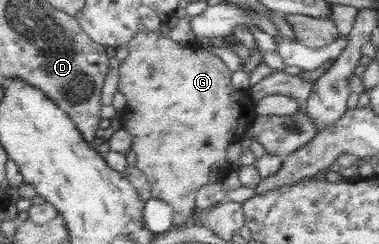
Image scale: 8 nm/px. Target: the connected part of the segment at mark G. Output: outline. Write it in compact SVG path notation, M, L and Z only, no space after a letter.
M157 32L137 33L137 36L127 46L129 54L126 59L120 63L118 69L119 83L118 91L121 92L127 100L125 109L122 111L121 128L127 130L133 136L132 150L136 156L136 168L140 169L146 176L150 185L152 196L163 200L174 209L174 226L183 228L189 225L196 210L196 197L199 189L205 185L213 183L223 183L227 175L231 174L233 165L227 160L227 148L235 146L235 142L240 142L244 136L248 135L251 122L255 120L255 102L254 98L245 89L236 89L235 82L231 82L231 66L227 66L227 58L219 58L219 54L211 54L211 49L204 49L203 46L191 46L191 43L175 42L170 37L161 36Z

